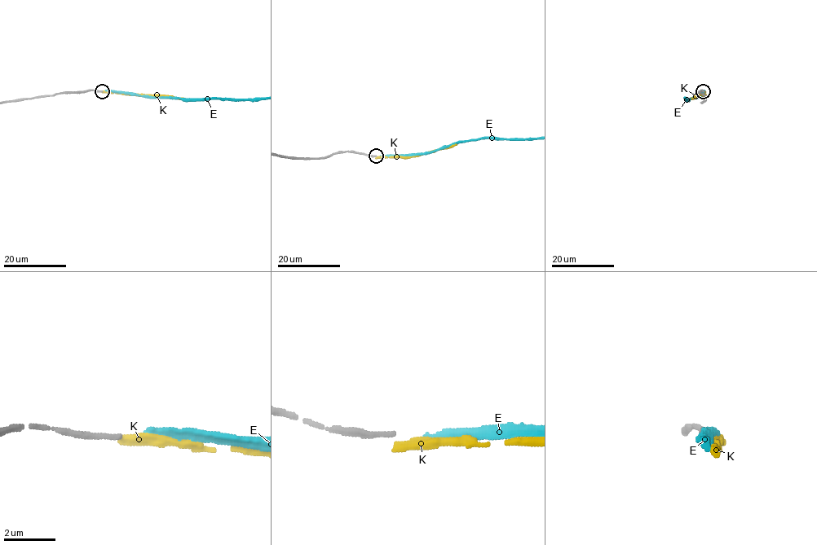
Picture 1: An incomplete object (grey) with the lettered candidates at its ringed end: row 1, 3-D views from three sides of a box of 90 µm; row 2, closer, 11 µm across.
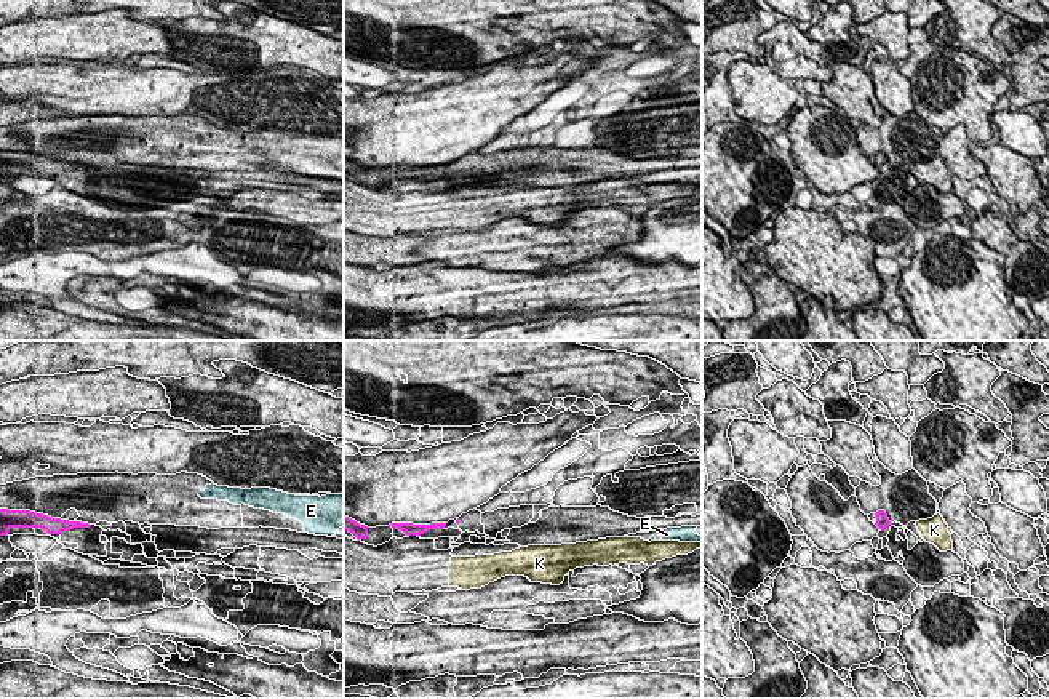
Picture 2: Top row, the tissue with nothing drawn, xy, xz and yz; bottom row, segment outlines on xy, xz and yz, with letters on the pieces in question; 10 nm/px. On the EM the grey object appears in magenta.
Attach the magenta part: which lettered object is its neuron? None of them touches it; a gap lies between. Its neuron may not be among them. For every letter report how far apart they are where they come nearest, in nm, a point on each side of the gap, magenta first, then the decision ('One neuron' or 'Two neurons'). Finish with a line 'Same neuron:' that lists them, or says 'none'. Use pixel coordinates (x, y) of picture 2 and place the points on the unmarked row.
E: Distance 1150 nm. Across: xy (90, 167), (199, 136). Two neurons
K: Distance 240 nm. Across: yz (891, 165), (915, 165). Two neurons
Same neuron: none

